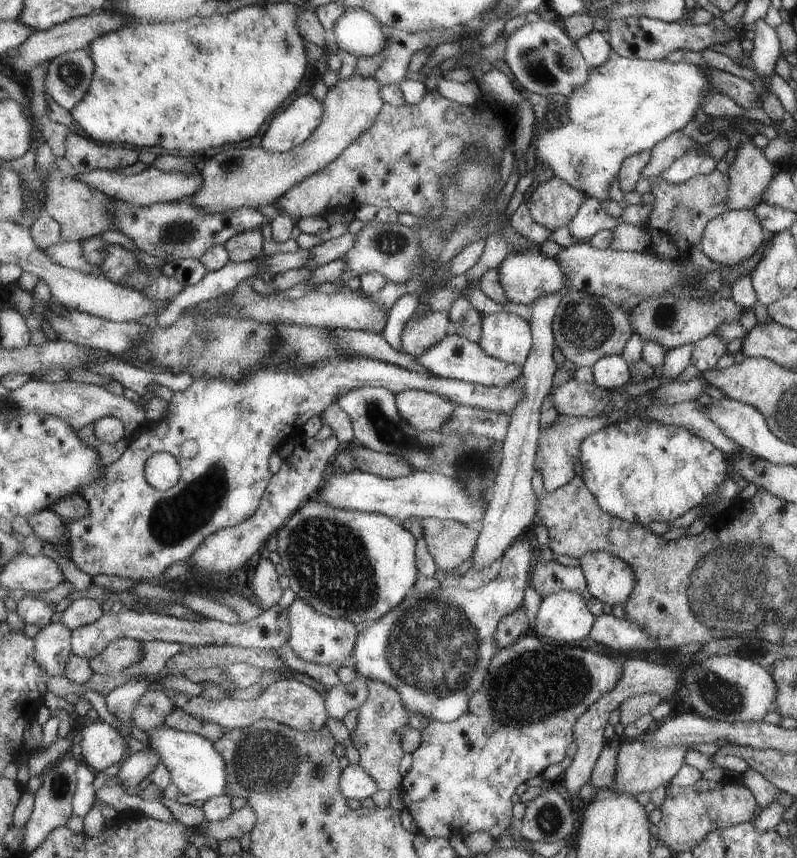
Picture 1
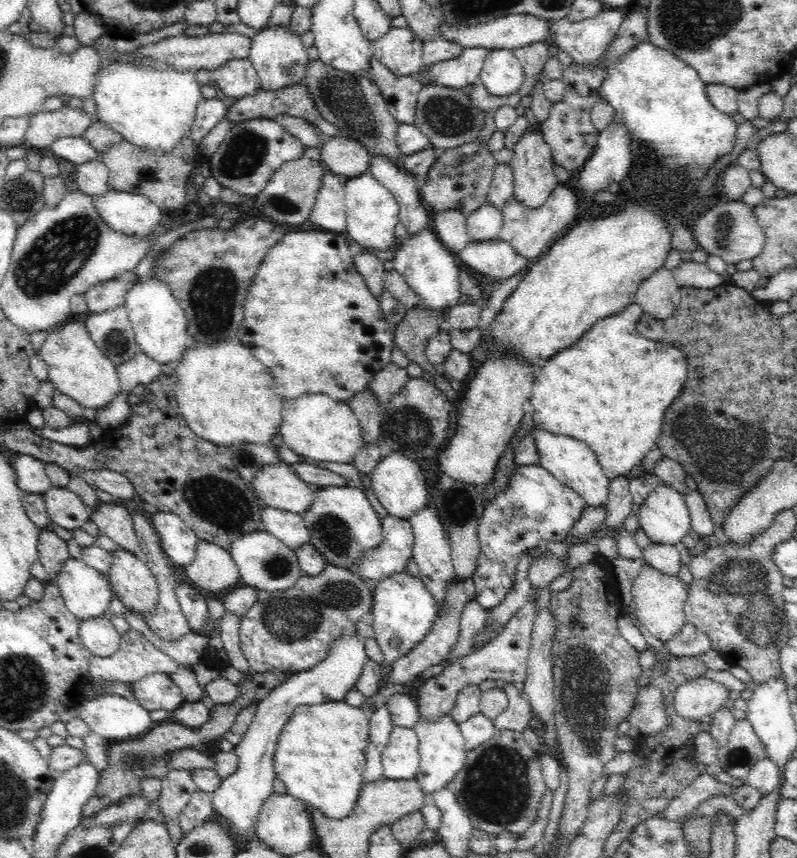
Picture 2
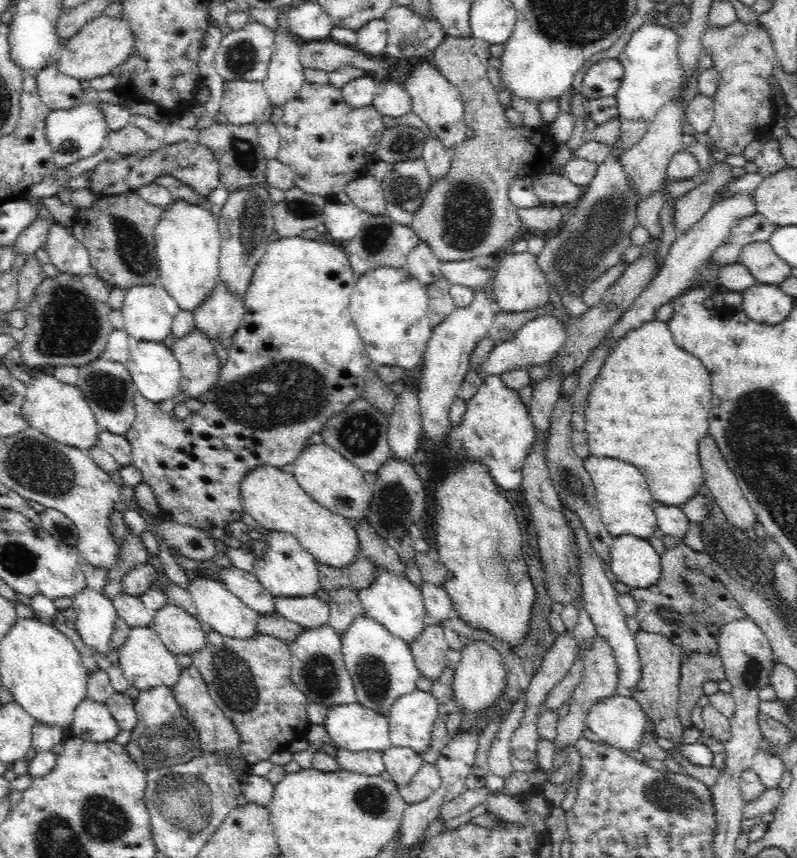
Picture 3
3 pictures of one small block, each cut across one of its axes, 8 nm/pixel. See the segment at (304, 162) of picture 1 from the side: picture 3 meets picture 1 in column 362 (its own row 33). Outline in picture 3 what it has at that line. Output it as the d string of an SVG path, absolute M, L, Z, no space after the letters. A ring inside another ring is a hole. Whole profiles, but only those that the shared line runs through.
M100 16L88 22L80 28L74 38L61 48L60 58L56 67L66 76L78 79L79 81L90 81L100 76L110 74L114 66L118 66L122 60L126 60L133 50L133 35L128 22L120 17L109 18Z

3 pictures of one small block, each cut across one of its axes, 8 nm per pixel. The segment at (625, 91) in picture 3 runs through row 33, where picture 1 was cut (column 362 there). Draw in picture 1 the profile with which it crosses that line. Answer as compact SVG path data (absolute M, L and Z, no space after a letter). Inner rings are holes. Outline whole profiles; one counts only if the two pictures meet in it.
M529 537L517 538L502 553L501 569L495 579L478 590L464 590L440 587L425 597L419 595L417 602L405 611L405 602L395 606L385 618L368 624L355 643L351 665L356 674L364 679L372 679L394 687L400 693L404 708L411 713L420 713L429 720L447 723L456 720L467 710L469 698L475 694L485 680L488 663L497 654L493 634L506 615L522 606L523 590L529 585L533 560L538 551L533 548Z

